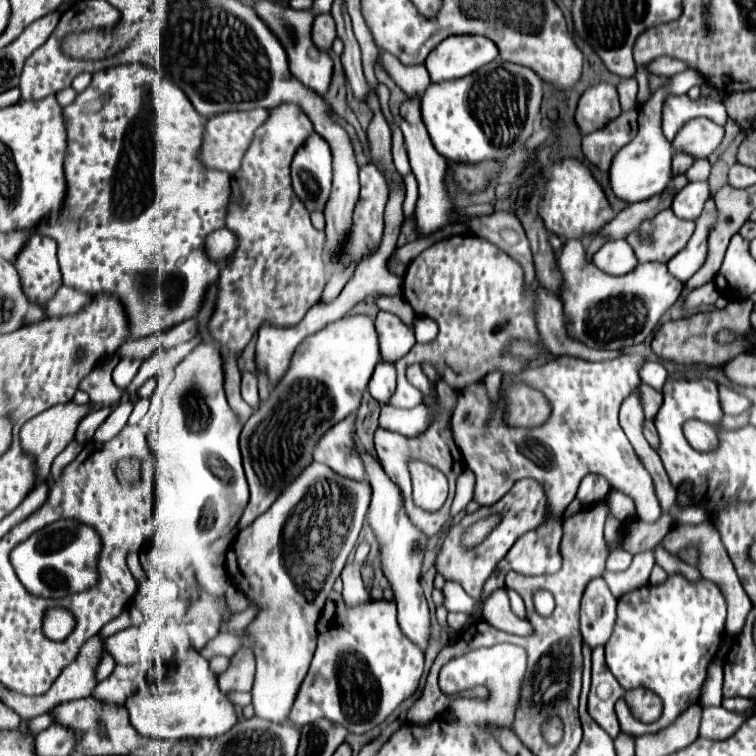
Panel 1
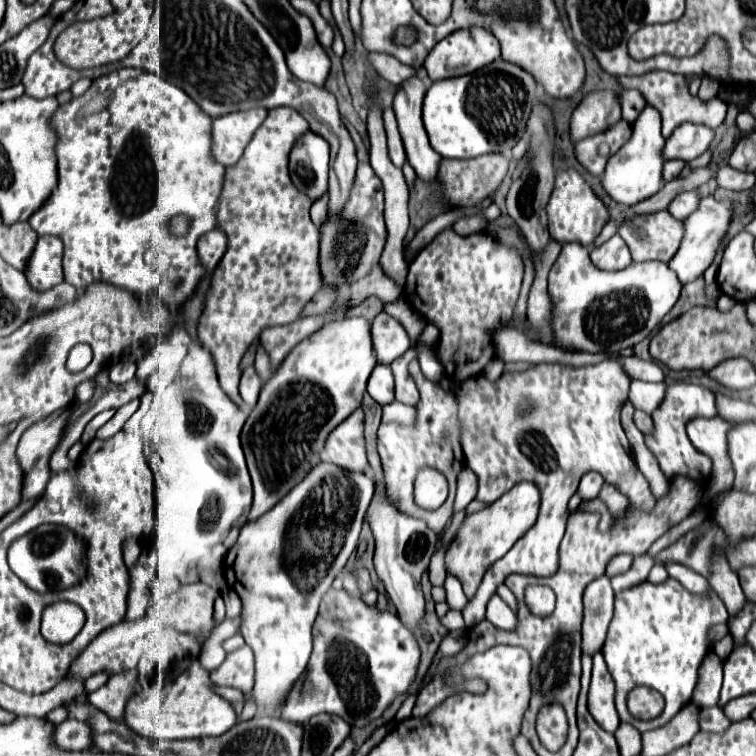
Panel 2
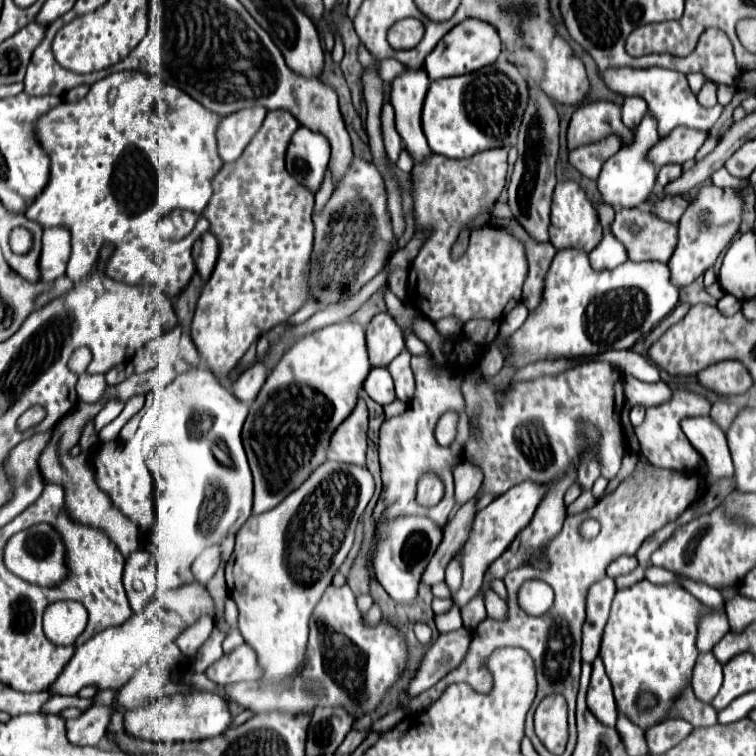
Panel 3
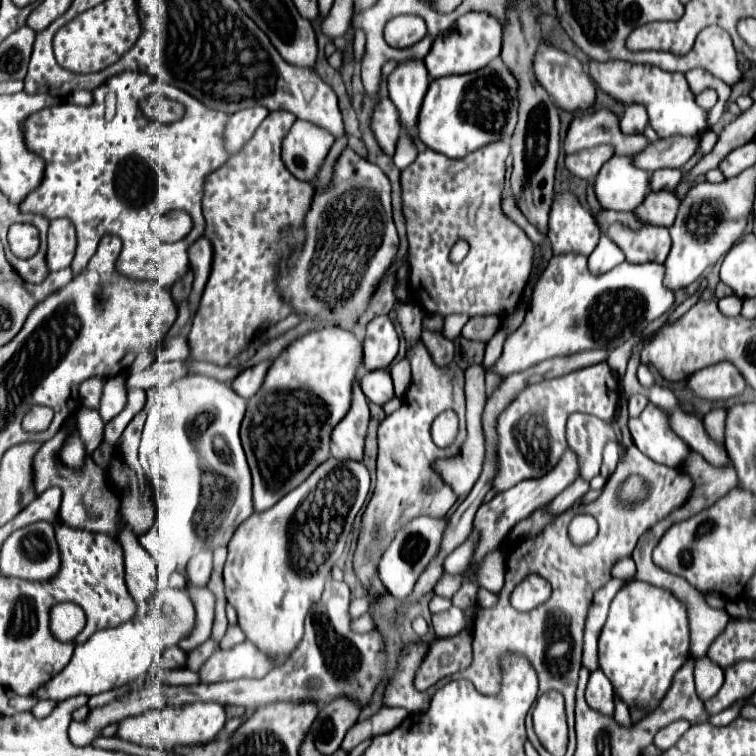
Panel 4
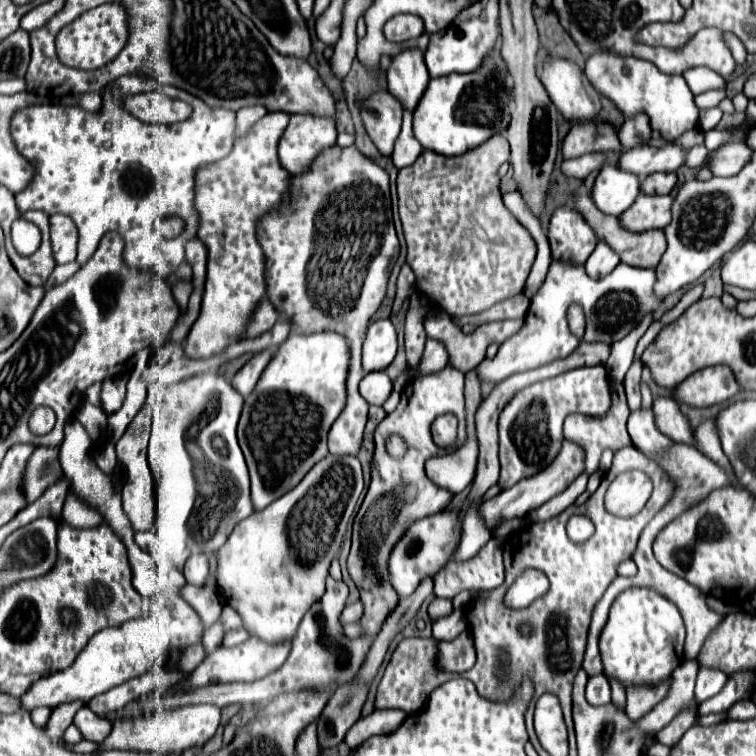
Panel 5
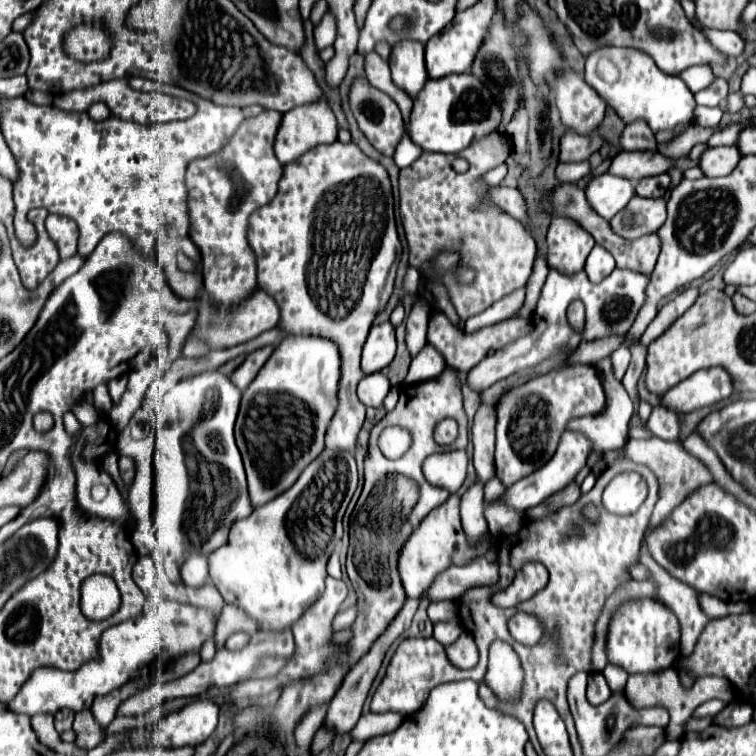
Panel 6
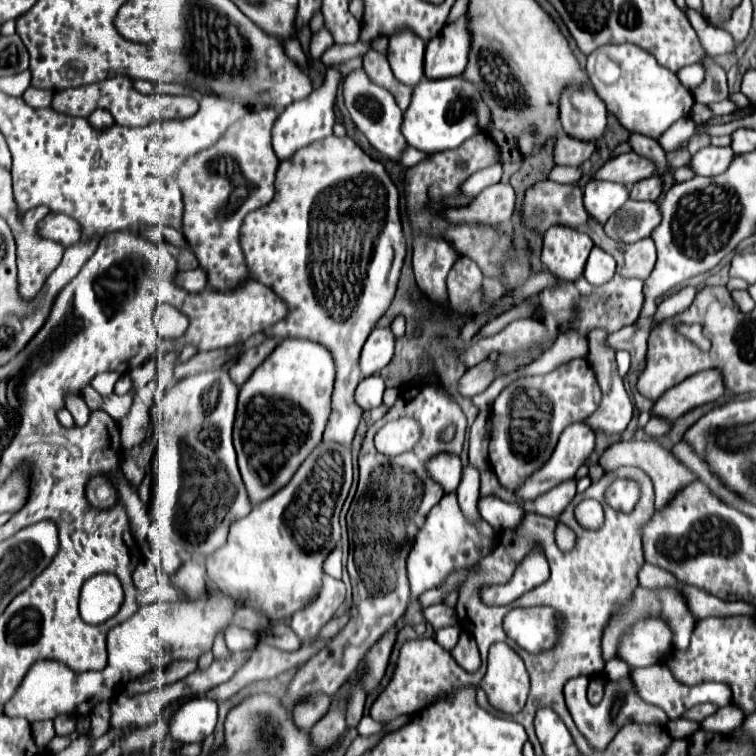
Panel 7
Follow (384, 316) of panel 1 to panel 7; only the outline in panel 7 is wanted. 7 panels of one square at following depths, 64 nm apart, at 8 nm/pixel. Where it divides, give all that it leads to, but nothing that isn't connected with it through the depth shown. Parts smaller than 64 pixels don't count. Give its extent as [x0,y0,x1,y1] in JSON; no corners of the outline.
[360,328,394,376]

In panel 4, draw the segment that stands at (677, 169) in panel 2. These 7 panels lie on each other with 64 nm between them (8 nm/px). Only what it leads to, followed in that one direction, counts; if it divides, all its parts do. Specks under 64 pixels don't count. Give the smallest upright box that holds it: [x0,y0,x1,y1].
[650,168,682,192]

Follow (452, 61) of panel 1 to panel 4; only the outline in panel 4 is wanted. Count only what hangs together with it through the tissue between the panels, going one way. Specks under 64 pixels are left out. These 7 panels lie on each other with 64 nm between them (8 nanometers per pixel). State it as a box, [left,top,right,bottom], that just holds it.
[424,12,502,78]

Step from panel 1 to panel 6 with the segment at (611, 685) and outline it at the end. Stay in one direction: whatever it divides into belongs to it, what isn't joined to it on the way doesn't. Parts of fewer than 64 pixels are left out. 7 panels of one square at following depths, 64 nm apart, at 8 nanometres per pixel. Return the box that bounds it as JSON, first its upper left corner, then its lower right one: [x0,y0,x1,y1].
[588,674,608,704]

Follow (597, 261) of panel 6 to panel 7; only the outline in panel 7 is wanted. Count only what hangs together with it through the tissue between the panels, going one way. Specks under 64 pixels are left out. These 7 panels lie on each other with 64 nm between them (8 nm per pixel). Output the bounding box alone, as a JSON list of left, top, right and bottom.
[584,246,616,286]

